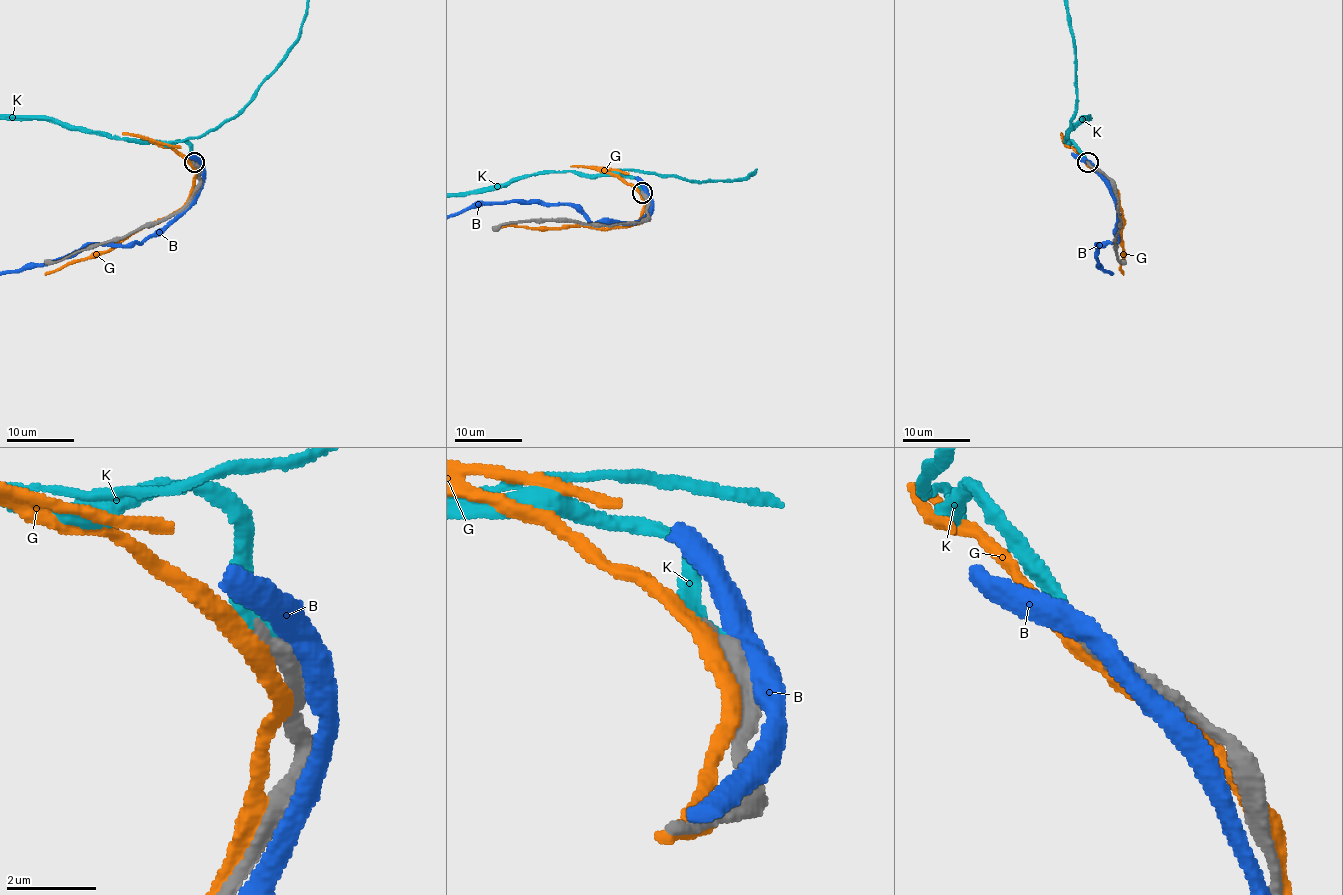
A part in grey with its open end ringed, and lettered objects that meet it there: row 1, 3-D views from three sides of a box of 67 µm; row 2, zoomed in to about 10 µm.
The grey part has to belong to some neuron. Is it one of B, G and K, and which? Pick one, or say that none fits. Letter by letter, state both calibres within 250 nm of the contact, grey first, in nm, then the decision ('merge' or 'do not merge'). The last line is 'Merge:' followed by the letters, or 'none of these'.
B: 320 nm thick on the grey side, 480 nm on the other; do not merge
G: 320 nm thick on the grey side, 280 nm on the other; do not merge
K: 320 nm thick on the grey side, 320 nm on the other; merge
Merge: K

